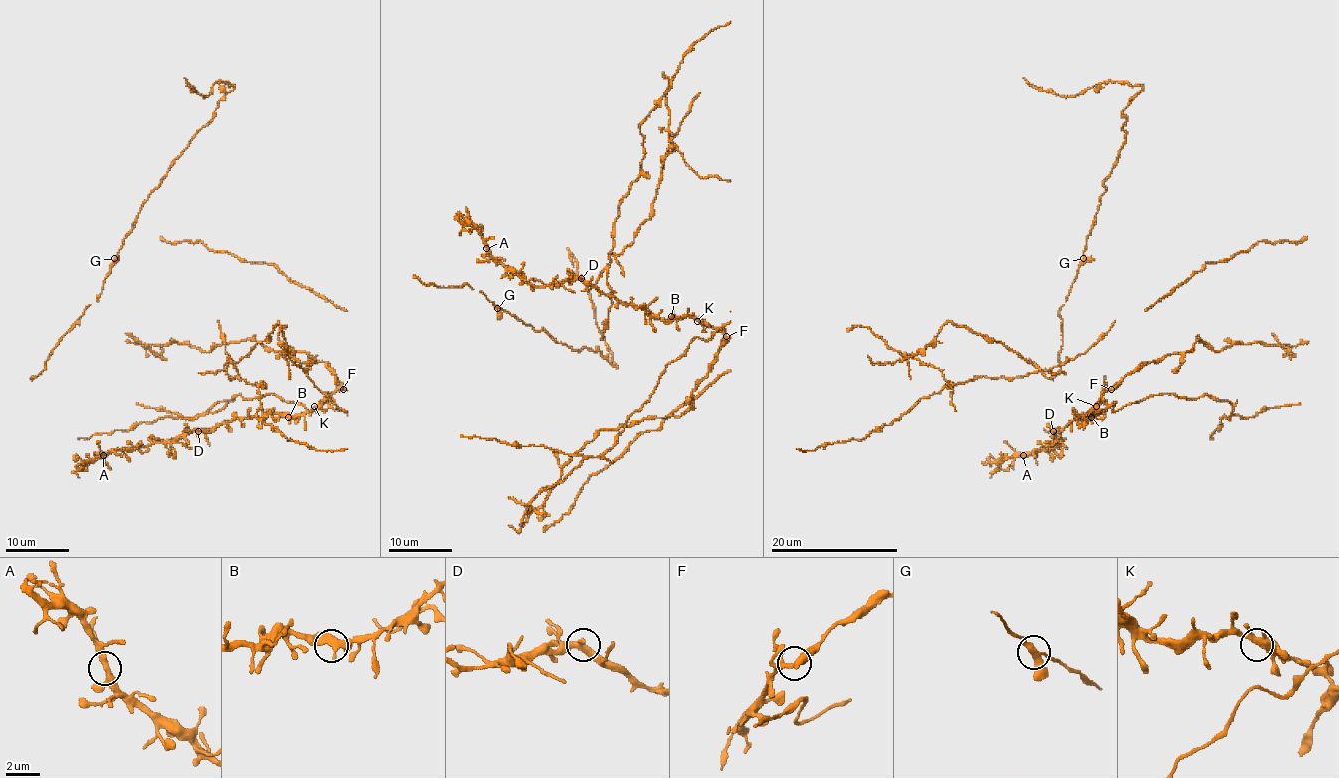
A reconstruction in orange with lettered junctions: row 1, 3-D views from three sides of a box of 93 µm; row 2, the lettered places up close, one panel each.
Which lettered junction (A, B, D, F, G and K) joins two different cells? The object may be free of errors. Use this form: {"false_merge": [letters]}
{"false_merge": ["F"]}

